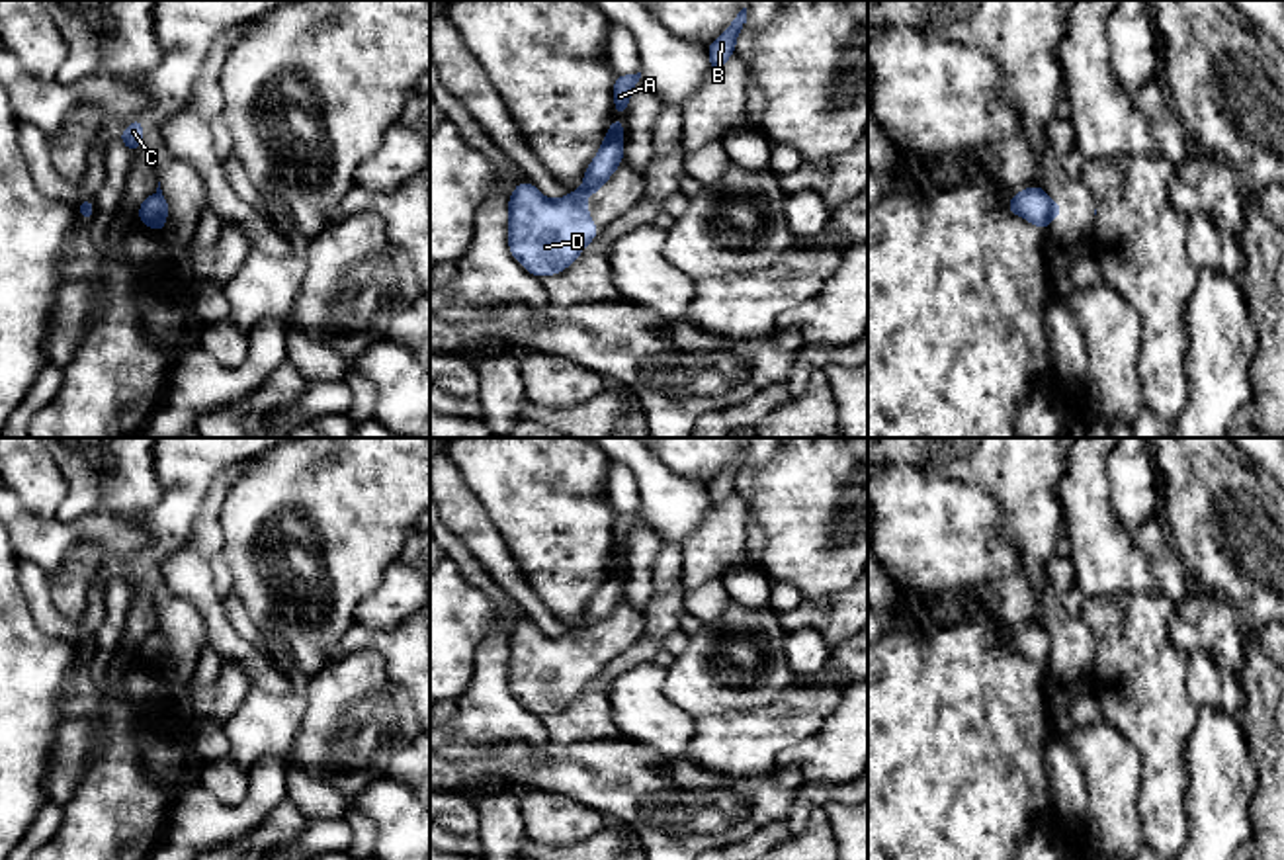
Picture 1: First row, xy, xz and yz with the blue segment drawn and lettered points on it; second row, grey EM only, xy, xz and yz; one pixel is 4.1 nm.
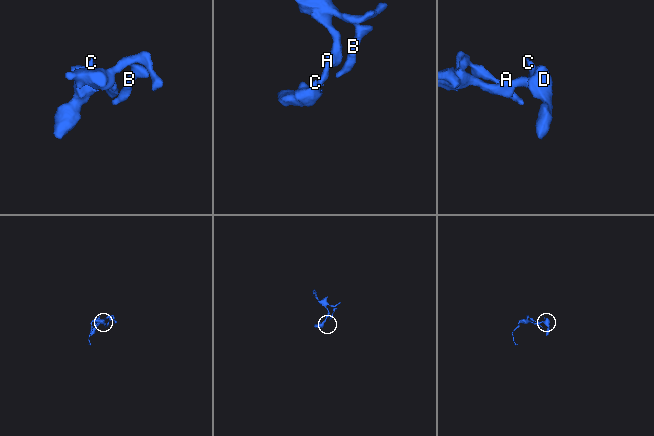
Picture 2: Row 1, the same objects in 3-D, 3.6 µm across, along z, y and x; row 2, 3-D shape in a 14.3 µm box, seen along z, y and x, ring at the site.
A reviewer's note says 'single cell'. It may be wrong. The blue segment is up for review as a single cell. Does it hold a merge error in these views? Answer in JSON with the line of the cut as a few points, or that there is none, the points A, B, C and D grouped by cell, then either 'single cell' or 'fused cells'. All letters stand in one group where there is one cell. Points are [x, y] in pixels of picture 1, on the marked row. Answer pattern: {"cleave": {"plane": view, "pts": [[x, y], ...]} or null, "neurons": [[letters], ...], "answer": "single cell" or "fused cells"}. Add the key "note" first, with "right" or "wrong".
{"note": "wrong", "cleave": {"plane": "xy", "pts": [[155, 192], [163, 200], [163, 215], [153, 225]]}, "neurons": [["A", "B"], ["C", "D"]], "answer": "fused cells"}

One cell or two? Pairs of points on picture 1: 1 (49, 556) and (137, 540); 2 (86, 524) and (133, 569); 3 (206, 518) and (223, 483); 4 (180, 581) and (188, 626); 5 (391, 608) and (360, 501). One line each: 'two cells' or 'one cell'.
1: one cell
2: two cells
3: one cell
4: two cells
5: two cells

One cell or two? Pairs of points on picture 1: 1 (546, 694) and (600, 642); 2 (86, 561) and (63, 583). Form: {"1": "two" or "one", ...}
{"1": "one", "2": "one"}

